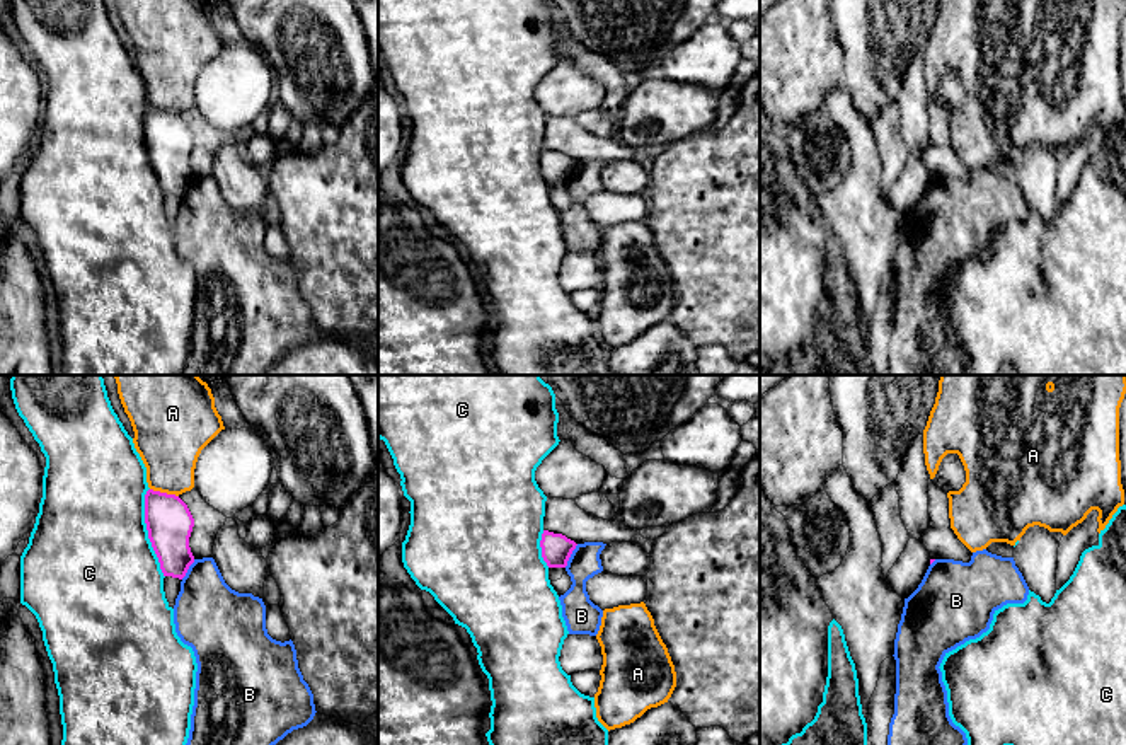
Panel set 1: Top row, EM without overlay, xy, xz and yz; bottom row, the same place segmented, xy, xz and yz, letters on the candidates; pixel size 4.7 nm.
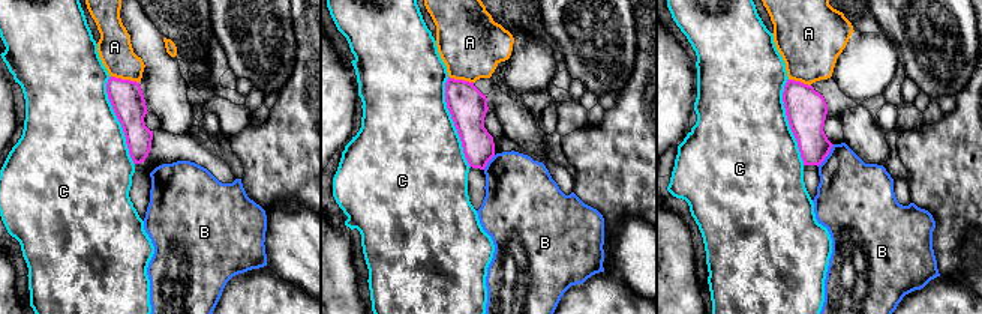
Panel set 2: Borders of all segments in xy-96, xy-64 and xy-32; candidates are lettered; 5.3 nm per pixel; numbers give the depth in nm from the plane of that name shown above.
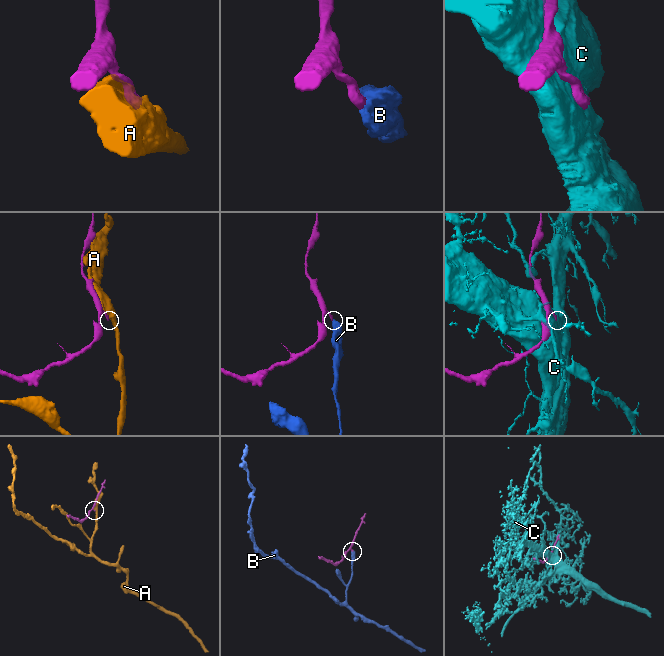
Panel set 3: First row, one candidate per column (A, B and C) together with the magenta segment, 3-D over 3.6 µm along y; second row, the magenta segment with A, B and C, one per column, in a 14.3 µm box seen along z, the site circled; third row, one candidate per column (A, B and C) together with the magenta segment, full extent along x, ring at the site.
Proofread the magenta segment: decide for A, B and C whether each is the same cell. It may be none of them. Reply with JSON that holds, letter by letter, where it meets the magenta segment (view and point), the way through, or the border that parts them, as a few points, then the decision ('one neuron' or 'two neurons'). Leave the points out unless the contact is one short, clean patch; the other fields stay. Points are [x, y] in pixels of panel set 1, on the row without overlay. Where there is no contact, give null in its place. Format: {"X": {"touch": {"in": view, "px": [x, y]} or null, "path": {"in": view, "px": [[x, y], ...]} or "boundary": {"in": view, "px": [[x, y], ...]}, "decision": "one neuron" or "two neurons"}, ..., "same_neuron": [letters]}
{"A": {"touch": {"in": "xy", "px": [164, 111]}, "decision": "two neurons"}, "B": {"touch": {"in": "xz", "px": [569, 174]}, "boundary": {"in": "xz", "px": [[578, 162], [564, 184]]}, "decision": "two neurons"}, "C": {"touch": {"in": "xy", "px": [149, 150]}, "decision": "two neurons"}, "same_neuron": []}

